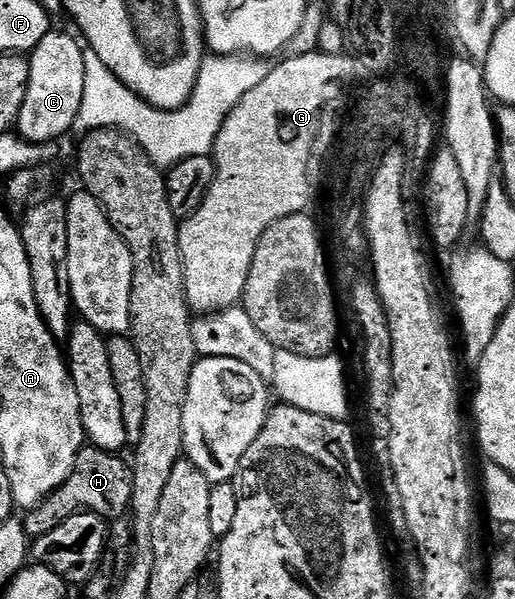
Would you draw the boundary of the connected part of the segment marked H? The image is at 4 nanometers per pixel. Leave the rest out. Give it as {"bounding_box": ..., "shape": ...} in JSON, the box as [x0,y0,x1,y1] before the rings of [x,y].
{"bounding_box":[24,445,133,540],"shape":[[[92,445],[82,447],[75,457],[71,477],[67,477],[67,481],[63,481],[63,485],[59,485],[59,489],[55,489],[42,503],[24,512],[25,534],[30,540],[38,539],[43,533],[51,533],[51,529],[73,515],[92,513],[109,521],[124,516],[133,501],[133,473],[130,464],[121,458],[120,454],[101,451]]]}

